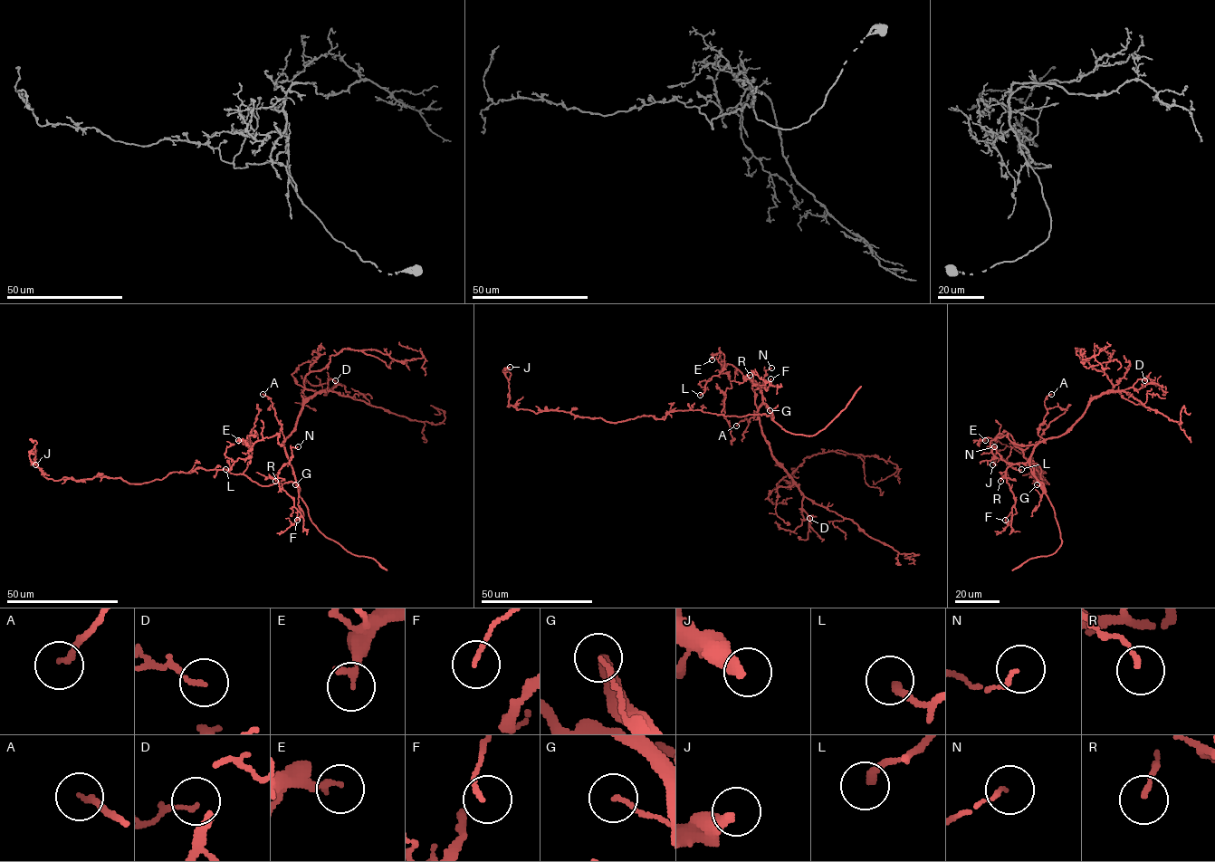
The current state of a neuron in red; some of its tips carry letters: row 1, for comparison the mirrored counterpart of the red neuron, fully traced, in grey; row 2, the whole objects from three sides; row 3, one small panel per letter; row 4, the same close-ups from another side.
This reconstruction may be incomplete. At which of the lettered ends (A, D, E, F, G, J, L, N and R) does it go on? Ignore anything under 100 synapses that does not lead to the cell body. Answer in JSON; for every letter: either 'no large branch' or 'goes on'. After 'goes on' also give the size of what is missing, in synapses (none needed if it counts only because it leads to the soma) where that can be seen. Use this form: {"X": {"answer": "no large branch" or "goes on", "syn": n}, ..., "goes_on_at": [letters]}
{"A": {"answer": "no large branch"}, "D": {"answer": "no large branch"}, "E": {"answer": "no large branch"}, "F": {"answer": "no large branch"}, "G": {"answer": "no large branch"}, "J": {"answer": "no large branch"}, "L": {"answer": "no large branch"}, "N": {"answer": "no large branch"}, "R": {"answer": "no large branch"}, "goes_on_at": []}

